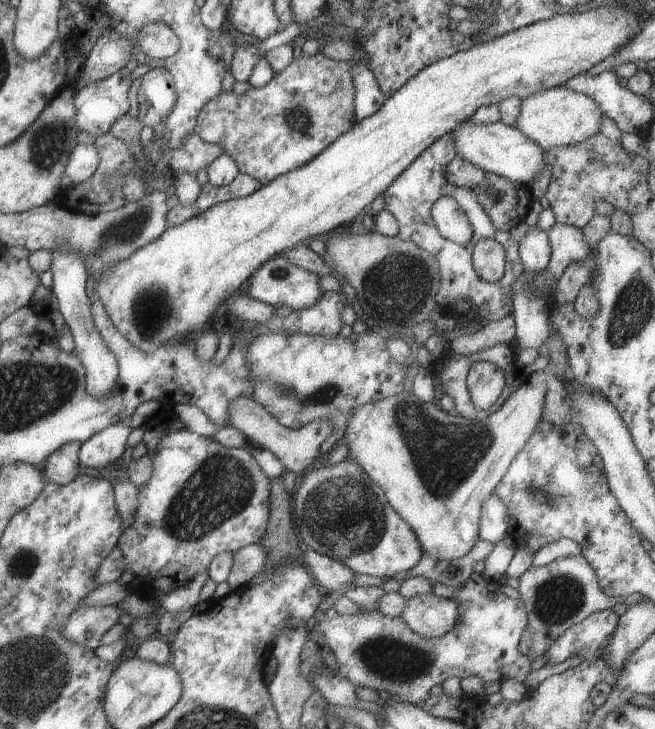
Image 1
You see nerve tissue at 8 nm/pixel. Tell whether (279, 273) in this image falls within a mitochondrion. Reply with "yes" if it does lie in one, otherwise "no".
yes

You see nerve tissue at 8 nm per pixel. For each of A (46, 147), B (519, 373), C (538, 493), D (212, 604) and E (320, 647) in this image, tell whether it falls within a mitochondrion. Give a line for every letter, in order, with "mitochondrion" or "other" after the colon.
A: mitochondrion
B: other
C: mitochondrion
D: other
E: other

